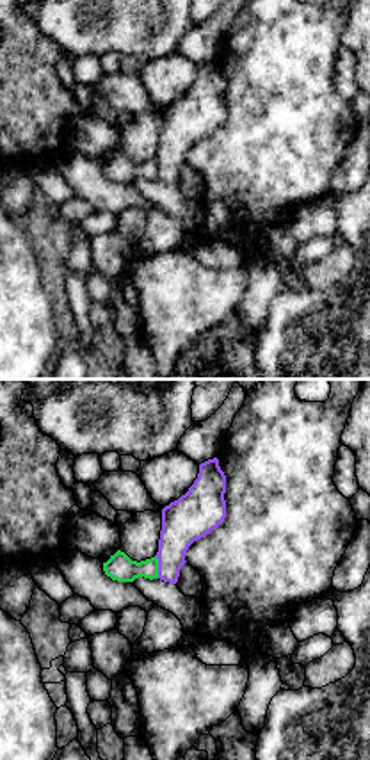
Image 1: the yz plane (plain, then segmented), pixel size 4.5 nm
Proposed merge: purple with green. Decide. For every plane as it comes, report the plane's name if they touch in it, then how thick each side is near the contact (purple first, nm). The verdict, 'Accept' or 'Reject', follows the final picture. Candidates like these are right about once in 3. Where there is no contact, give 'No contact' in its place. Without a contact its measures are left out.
Touches purple in yz. Thickness 200 nm (purple) against 120 nm

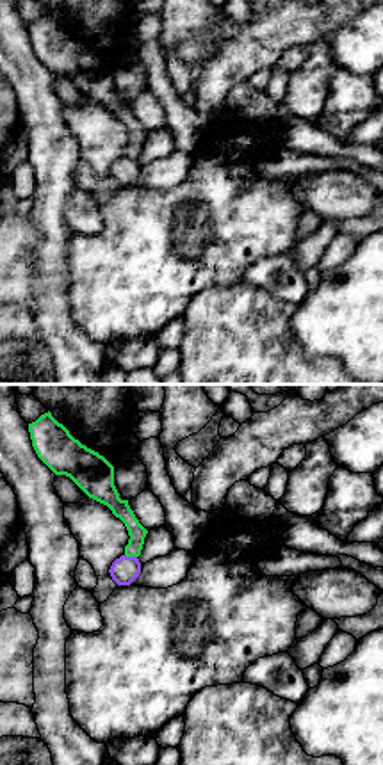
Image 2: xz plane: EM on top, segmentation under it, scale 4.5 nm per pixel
Touches purple in xz. Thickness 120 nm (purple) against 80 nm

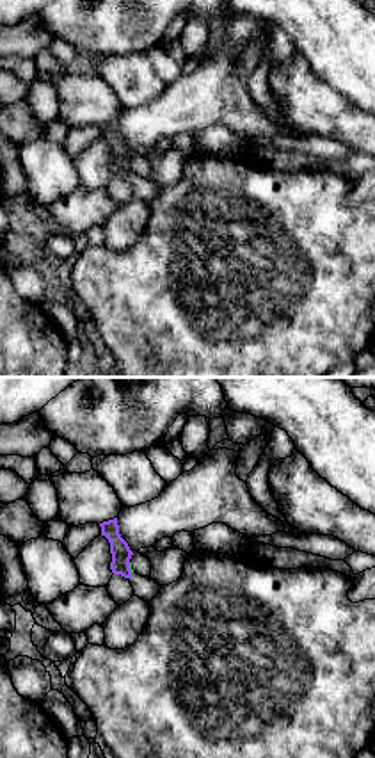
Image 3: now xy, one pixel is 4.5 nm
Touches purple in xy. Thickness 90 nm (purple) against 20 nm

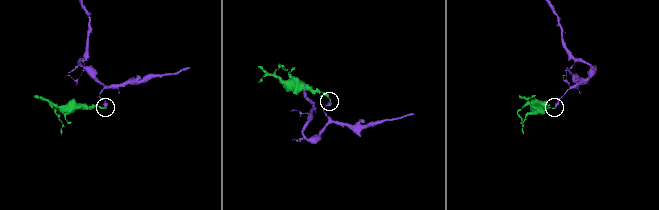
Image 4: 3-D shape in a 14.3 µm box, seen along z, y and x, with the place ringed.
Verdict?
Reject

